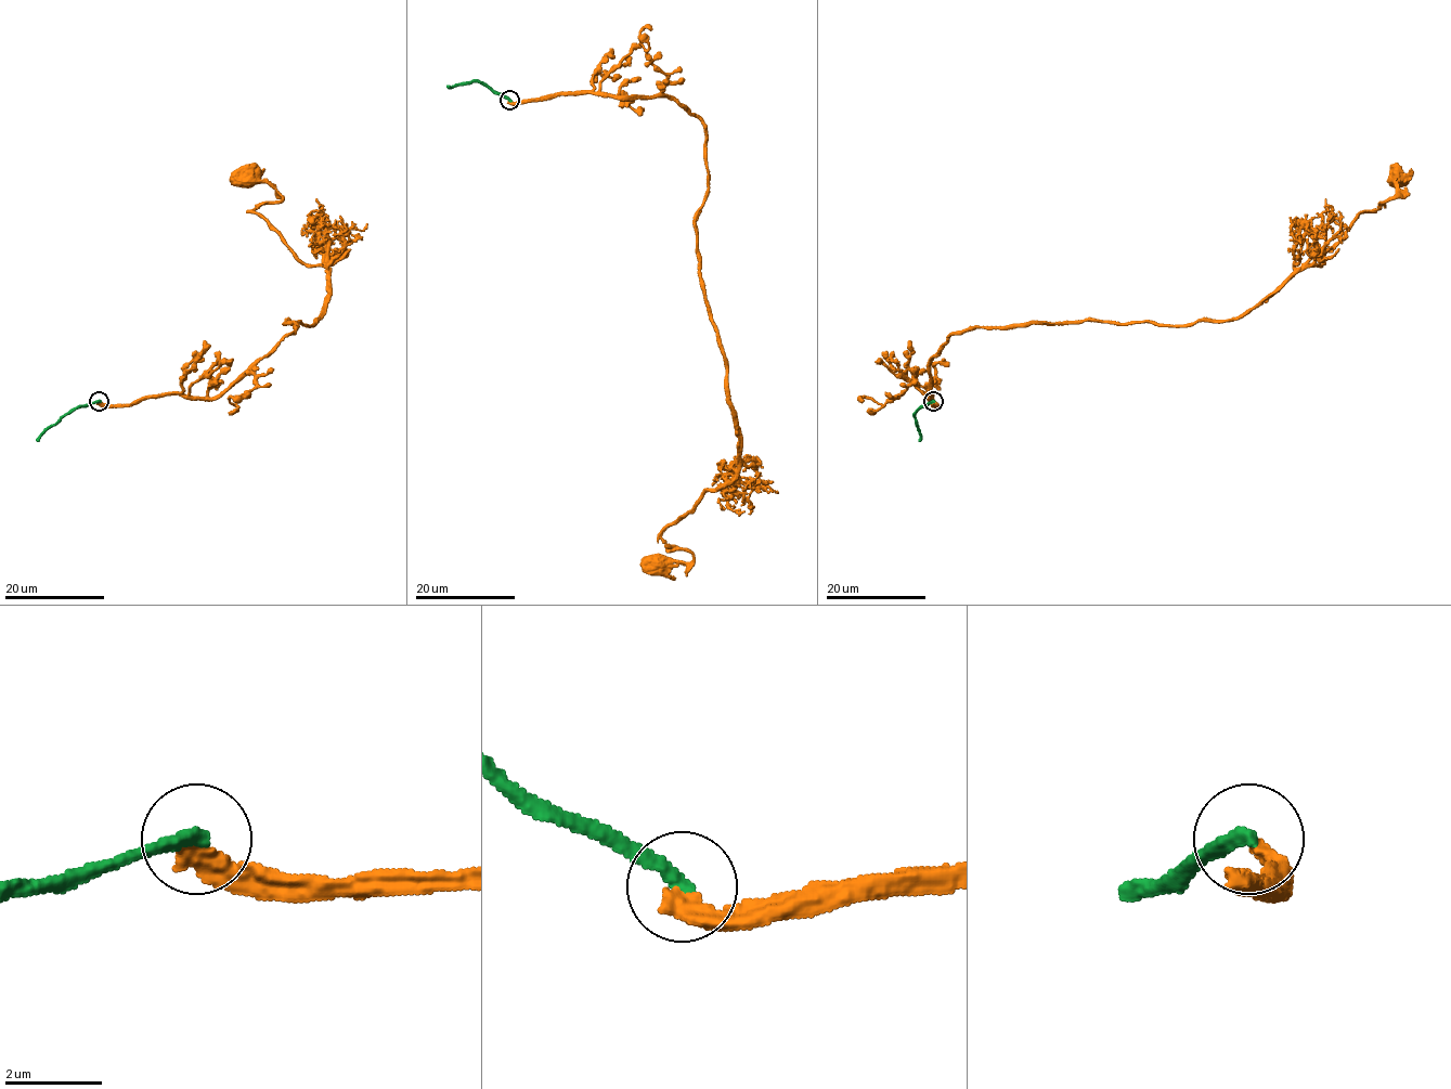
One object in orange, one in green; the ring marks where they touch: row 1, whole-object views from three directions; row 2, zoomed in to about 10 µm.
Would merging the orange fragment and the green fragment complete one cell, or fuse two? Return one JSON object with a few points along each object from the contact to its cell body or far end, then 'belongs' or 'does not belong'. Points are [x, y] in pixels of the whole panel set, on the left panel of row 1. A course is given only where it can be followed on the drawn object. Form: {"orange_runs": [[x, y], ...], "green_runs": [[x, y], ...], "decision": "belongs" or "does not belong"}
{"orange_runs": [[99, 401], [219, 398], [288, 321], [322, 314], [328, 270], [249, 211], [282, 196], [247, 179]], "green_runs": [[100, 401], [77, 406], [65, 414], [37, 441]], "decision": "does not belong"}

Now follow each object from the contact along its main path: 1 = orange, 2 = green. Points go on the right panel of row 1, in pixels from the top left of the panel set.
1: (933, 401), (930, 360), (959, 331), (1246, 314), (1321, 264), (1361, 212), (1396, 194), (1395, 179)
2: (933, 401), (921, 406), (915, 414), (918, 441)

